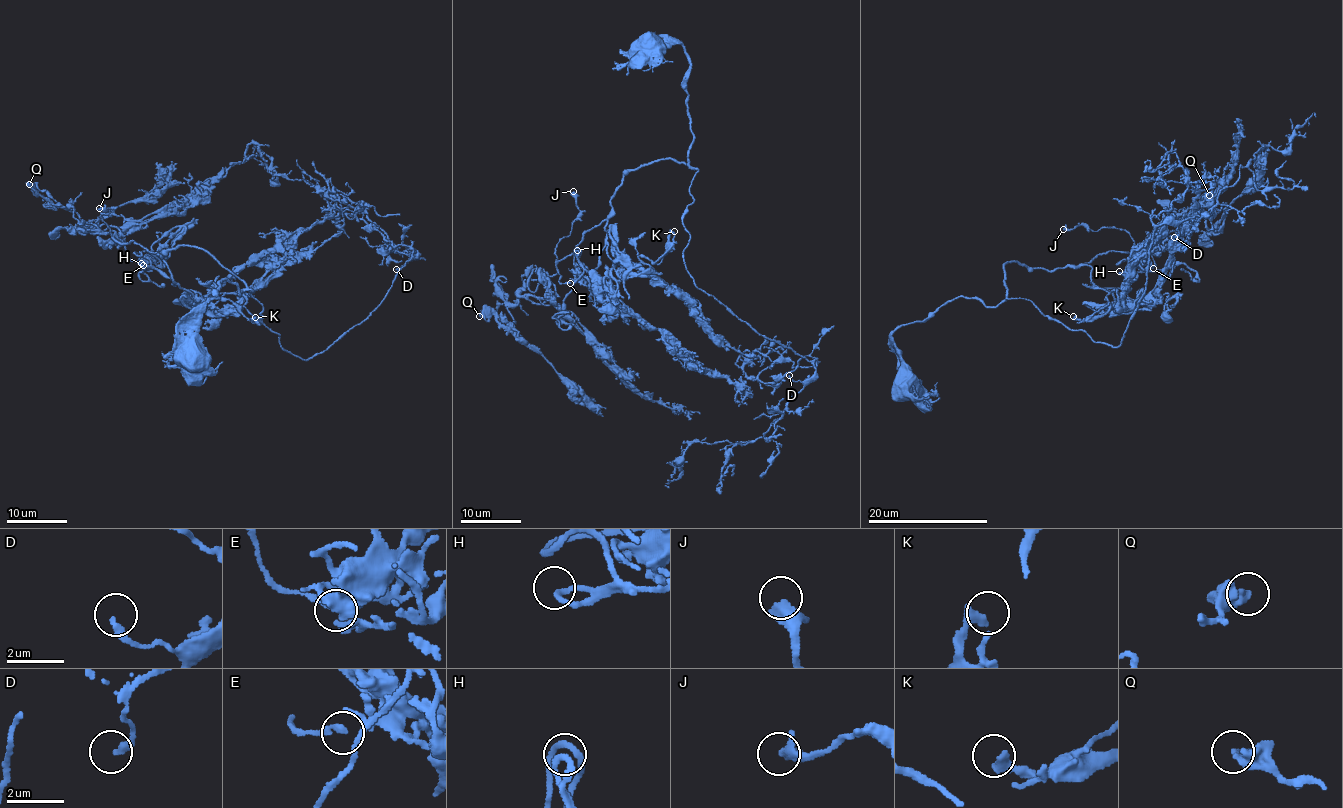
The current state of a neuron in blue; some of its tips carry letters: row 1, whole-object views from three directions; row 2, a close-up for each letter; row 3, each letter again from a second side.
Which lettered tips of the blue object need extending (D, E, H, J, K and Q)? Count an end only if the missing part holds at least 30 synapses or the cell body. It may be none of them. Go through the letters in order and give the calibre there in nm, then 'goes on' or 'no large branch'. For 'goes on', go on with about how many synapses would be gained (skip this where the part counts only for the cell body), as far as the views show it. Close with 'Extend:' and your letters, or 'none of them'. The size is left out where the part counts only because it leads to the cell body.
D: calibre 220 nm; no large branch
E: calibre 150 nm; no large branch
H: calibre 240 nm; no large branch
J: calibre 420 nm; no large branch
K: calibre 360 nm; no large branch
Q: calibre 360 nm; no large branch
Extend: none of them

